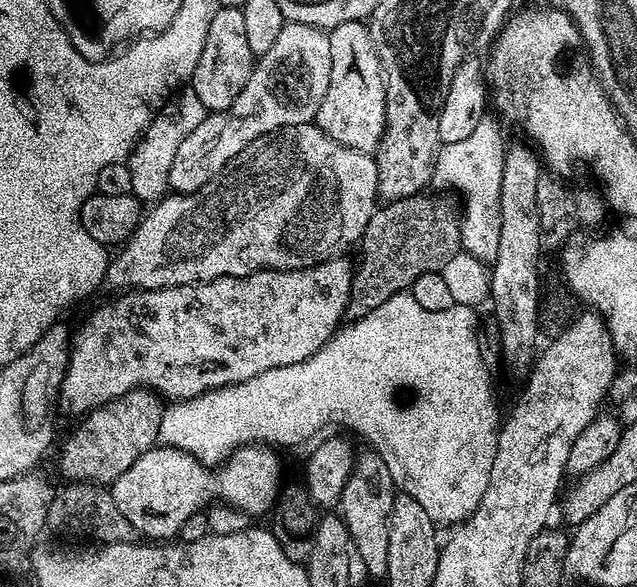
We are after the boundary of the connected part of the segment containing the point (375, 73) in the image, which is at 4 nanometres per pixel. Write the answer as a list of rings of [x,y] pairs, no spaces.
[[[359,20],[342,22],[327,33],[327,38],[330,42],[330,82],[326,86],[326,94],[322,98],[320,108],[314,114],[314,123],[334,142],[350,150],[375,153],[380,146],[380,136],[384,132],[384,77],[372,49],[367,23]]]

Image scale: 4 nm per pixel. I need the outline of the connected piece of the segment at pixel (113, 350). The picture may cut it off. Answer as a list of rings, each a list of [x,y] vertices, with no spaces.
[[[329,258],[322,261],[321,264],[315,264],[312,268],[299,268],[293,272],[265,270],[255,272],[249,276],[223,276],[217,280],[207,280],[205,284],[187,284],[177,288],[158,288],[155,290],[136,290],[131,295],[117,295],[120,296],[117,300],[112,300],[109,304],[102,305],[97,312],[90,313],[85,318],[84,325],[77,332],[75,329],[70,340],[68,369],[64,375],[62,399],[58,404],[59,411],[61,408],[62,411],[79,417],[81,414],[90,413],[96,408],[101,408],[103,404],[108,404],[111,400],[136,389],[151,390],[168,402],[192,400],[196,396],[214,391],[215,388],[231,388],[234,384],[246,382],[271,368],[301,364],[303,360],[313,356],[317,350],[323,348],[326,341],[336,335],[342,321],[345,319],[348,299],[351,297],[351,278],[354,264],[351,259],[349,261],[344,259],[348,258]]]

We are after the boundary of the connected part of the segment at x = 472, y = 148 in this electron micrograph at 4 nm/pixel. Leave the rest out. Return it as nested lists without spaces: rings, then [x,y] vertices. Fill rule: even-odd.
[[[485,114],[478,126],[474,126],[474,134],[462,138],[462,142],[443,145],[437,151],[436,165],[432,168],[433,185],[454,188],[457,193],[467,193],[467,199],[462,203],[467,223],[459,228],[459,247],[467,255],[481,262],[491,262],[498,254],[500,190],[506,143],[504,144],[503,138],[500,137],[501,121],[497,120],[492,114]]]

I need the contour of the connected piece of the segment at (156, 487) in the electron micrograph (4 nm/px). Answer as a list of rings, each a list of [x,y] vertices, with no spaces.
[[[155,446],[141,454],[124,474],[112,482],[110,491],[118,510],[122,510],[122,518],[126,518],[130,526],[134,526],[137,534],[148,542],[168,542],[179,537],[182,522],[186,522],[190,514],[207,509],[213,502],[223,502],[227,507],[235,508],[237,512],[248,518],[260,516],[263,512],[264,515],[271,513],[282,487],[280,460],[272,452],[275,451],[268,446],[237,448],[225,463],[213,470],[182,450]]]

